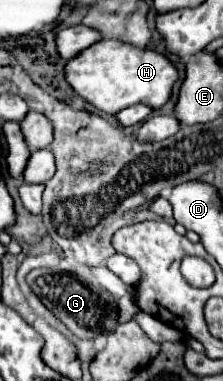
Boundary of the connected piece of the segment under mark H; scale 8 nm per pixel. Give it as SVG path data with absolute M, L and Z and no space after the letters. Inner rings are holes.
M100 40L66 64L66 78L78 96L102 112L116 114L132 104L150 104L154 110L162 108L170 100L178 68L162 52L138 48L122 40Z

